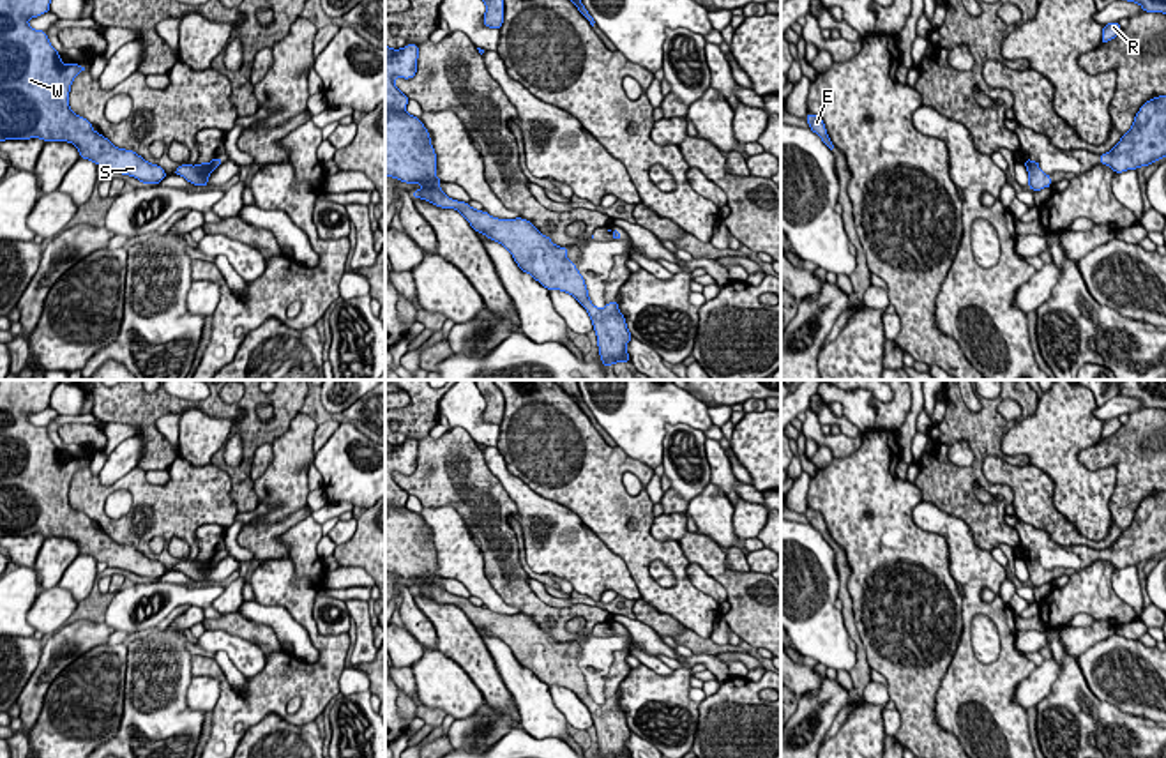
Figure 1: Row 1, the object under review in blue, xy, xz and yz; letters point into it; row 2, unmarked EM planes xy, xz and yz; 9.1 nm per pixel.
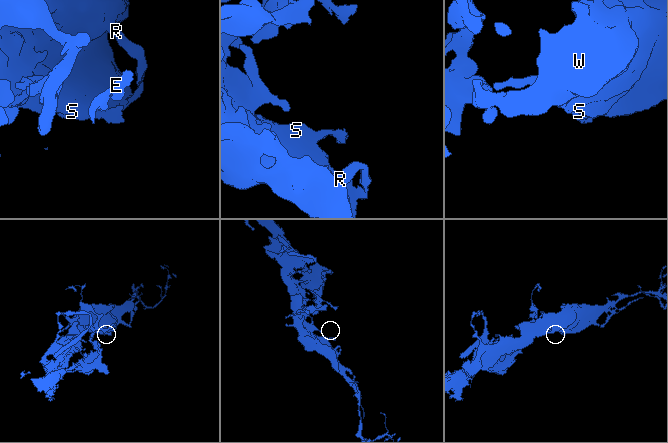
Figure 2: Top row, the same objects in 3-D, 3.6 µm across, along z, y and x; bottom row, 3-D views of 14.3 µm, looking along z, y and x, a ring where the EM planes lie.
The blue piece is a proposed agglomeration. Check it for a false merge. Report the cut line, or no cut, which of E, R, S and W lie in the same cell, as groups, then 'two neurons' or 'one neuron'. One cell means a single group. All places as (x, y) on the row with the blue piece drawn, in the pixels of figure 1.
no cut | E R S W | one neuron

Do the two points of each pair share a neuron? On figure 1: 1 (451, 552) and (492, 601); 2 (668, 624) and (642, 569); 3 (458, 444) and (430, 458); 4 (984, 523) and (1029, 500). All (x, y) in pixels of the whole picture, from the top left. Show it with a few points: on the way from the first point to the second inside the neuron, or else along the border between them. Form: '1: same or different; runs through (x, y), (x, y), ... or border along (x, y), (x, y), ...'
1: same; runs through (463, 564), (483, 589)
2: different; border along (642, 598), (686, 628)
3: same; runs through (451, 451), (444, 458), (437, 458)
4: different; border along (983, 474), (1004, 483), (1013, 502)

